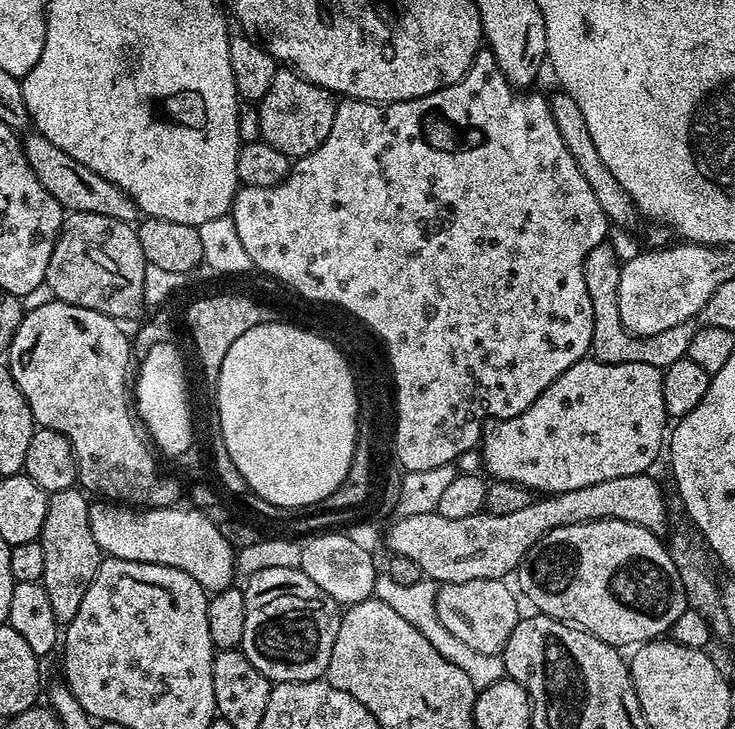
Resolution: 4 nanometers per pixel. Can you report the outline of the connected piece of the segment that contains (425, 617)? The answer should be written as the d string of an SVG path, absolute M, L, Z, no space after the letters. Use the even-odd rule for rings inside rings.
M380 574L376 577L374 596L375 599L386 602L386 606L394 606L394 610L398 610L398 614L402 614L402 618L406 618L410 626L417 628L426 638L426 642L430 642L430 646L434 646L434 650L438 650L438 654L446 658L446 662L454 662L458 670L464 671L470 677L470 682L474 682L477 690L494 686L494 682L505 679L503 655L482 654L482 650L466 646L466 642L454 638L454 634L450 634L450 630L442 626L436 609L436 589L437 585L427 578L414 582L414 586L402 586L402 582L394 582L394 578Z

